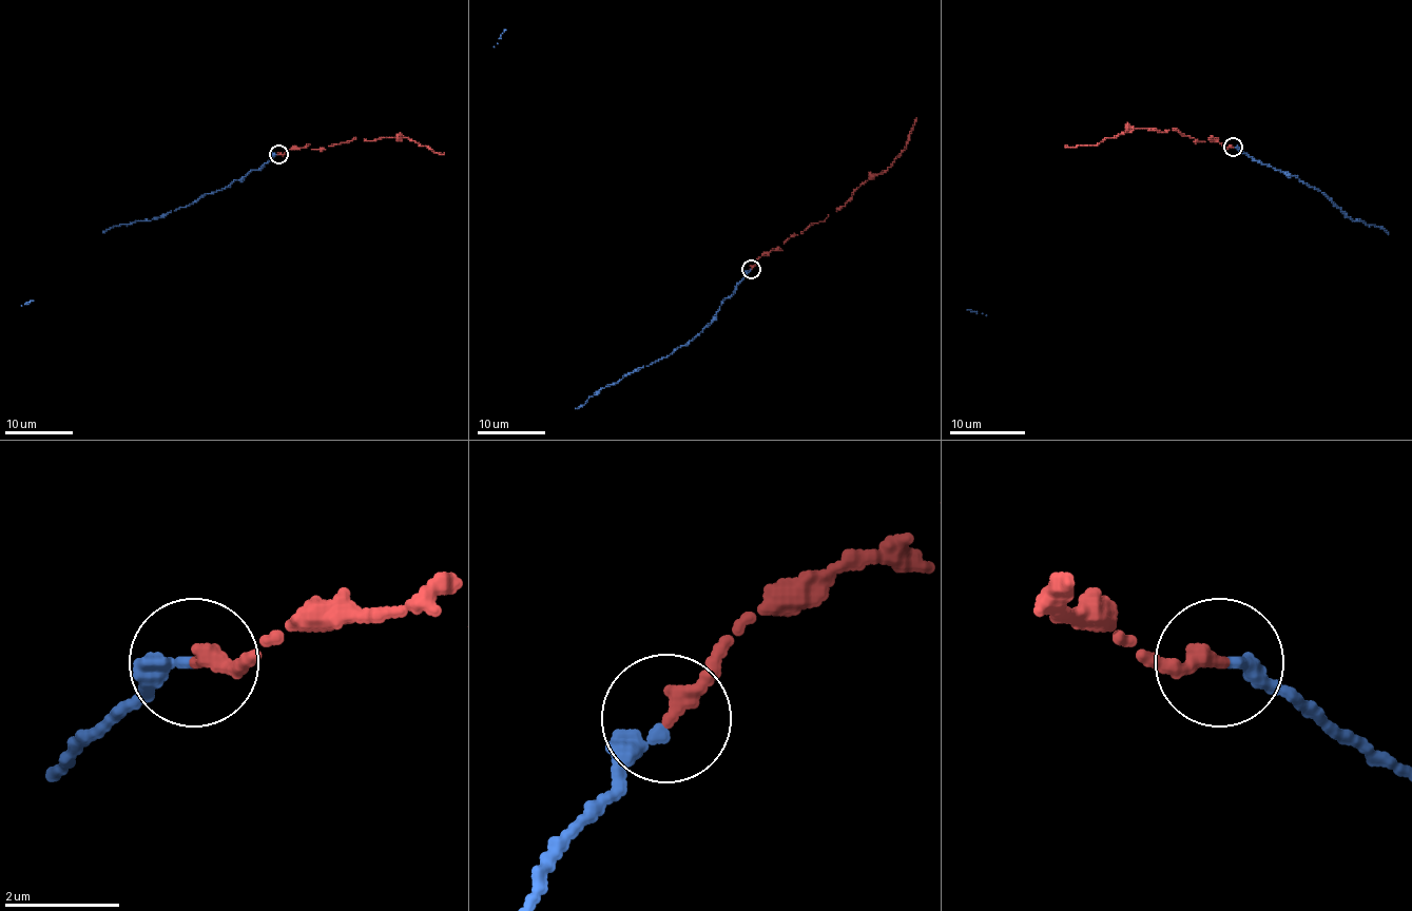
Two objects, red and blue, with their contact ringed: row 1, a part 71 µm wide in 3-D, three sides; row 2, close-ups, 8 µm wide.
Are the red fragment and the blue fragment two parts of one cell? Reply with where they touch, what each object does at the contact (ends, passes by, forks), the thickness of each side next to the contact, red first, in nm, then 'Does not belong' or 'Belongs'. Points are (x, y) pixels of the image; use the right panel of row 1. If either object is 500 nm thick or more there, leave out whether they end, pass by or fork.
Place: (1233, 147). At the ring red ends. At the ring blue ends. Thickness 320 nm (red) against 280 nm. Belongs

